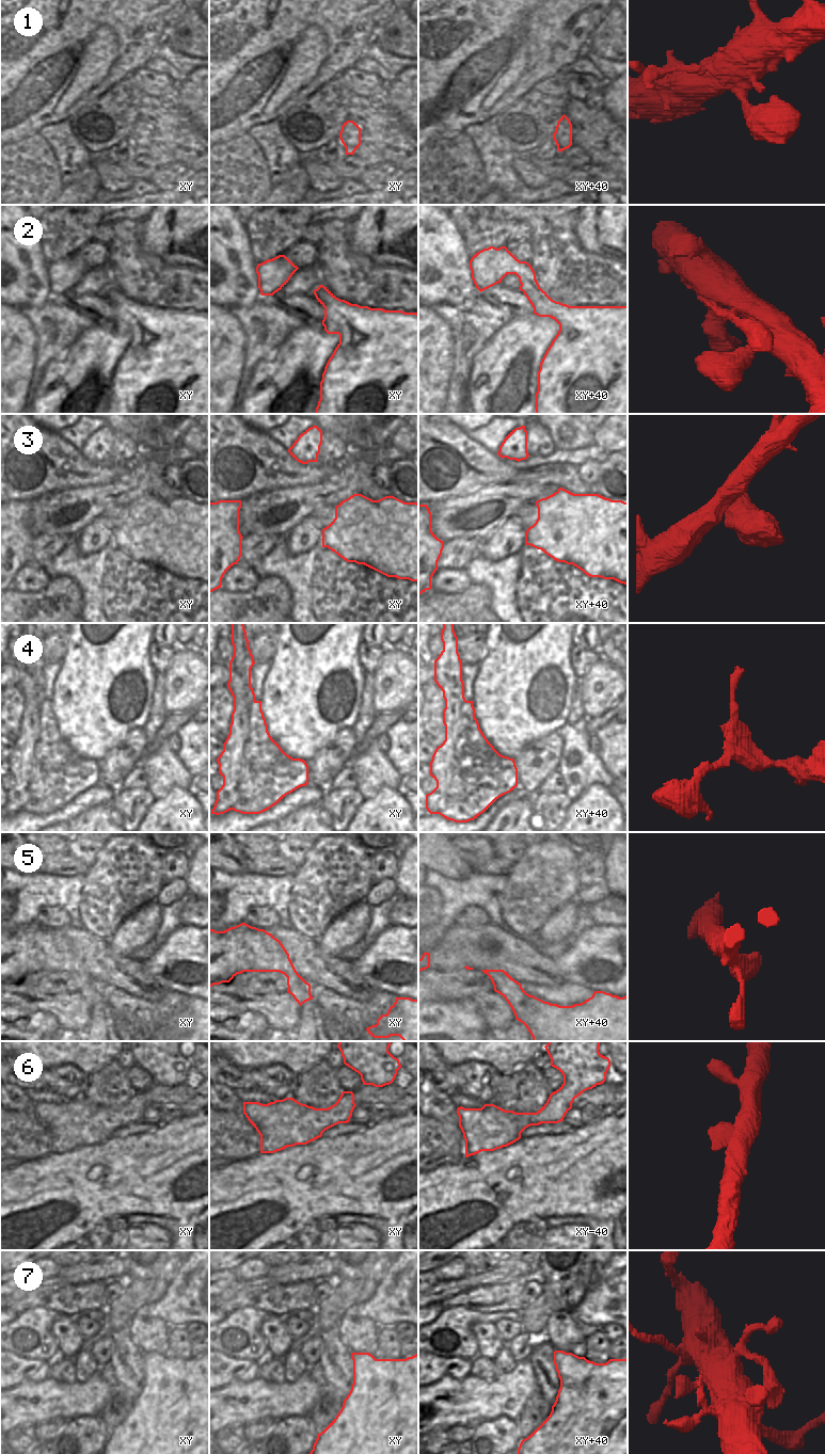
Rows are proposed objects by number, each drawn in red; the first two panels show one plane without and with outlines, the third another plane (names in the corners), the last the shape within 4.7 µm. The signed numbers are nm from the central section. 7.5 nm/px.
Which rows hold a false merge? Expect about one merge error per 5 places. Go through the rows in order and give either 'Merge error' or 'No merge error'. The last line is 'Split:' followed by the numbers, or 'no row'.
1: No merge error
2: No merge error
3: No merge error
4: Merge error
5: No merge error
6: No merge error
7: No merge error
Split: 4

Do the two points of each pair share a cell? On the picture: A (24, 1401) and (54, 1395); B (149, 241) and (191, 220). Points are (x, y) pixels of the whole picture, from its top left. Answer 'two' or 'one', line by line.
A: one
B: one

